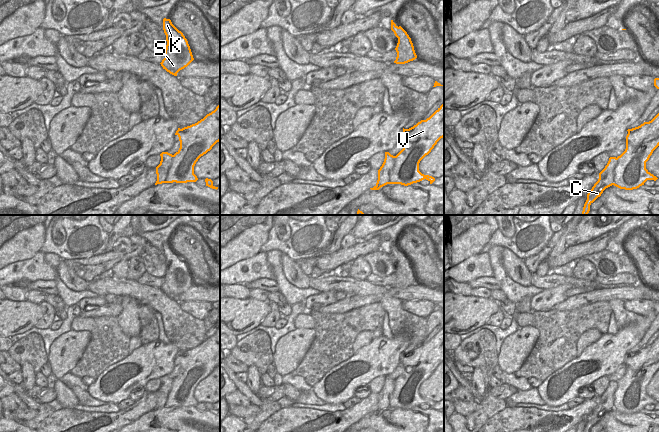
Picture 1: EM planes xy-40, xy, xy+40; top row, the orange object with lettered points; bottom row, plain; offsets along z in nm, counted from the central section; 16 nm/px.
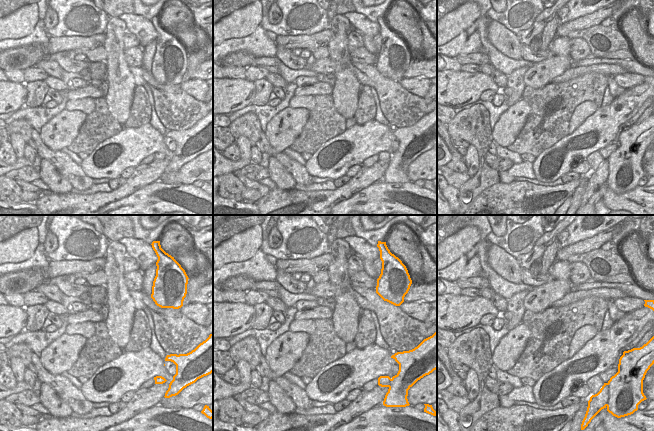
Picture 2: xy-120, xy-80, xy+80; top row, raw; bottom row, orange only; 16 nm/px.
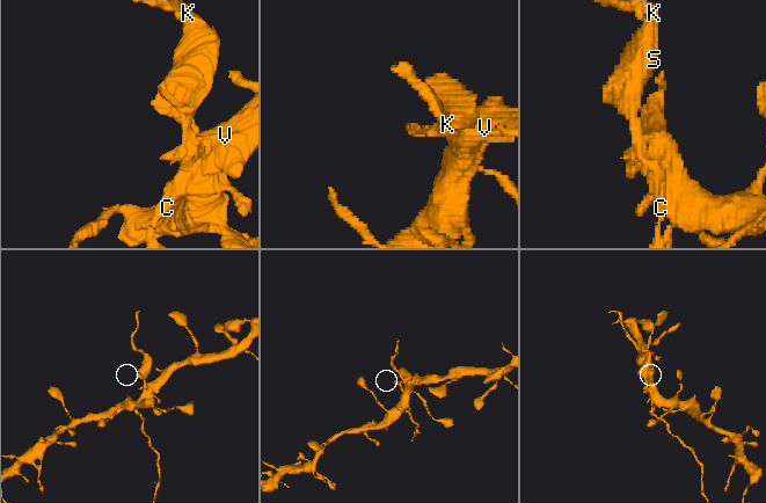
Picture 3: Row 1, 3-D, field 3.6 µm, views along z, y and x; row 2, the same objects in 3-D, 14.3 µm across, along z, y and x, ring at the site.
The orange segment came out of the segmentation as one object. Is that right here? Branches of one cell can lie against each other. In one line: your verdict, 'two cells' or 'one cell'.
two cells

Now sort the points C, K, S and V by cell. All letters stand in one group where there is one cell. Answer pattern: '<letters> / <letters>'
C K S / V

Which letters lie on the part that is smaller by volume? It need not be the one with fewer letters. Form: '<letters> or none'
C, K, S

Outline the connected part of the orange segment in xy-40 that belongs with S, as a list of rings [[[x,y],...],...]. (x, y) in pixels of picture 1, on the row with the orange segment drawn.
[[[163,19],[163,30],[166,35],[165,58],[160,63],[163,69],[177,76],[177,73],[187,67],[193,60],[193,55],[187,39],[170,19]]]

